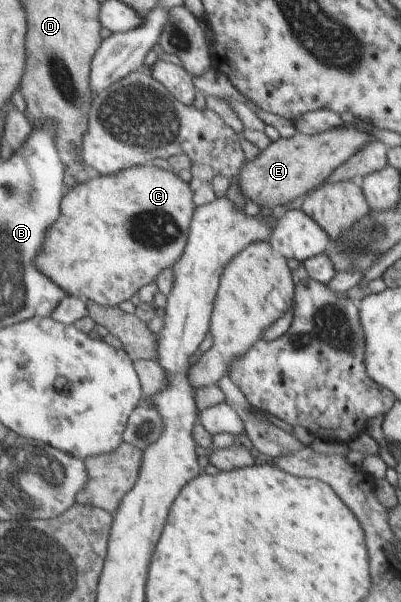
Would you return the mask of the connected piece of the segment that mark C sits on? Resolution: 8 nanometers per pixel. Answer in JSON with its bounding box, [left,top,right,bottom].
[33,164,195,306]

